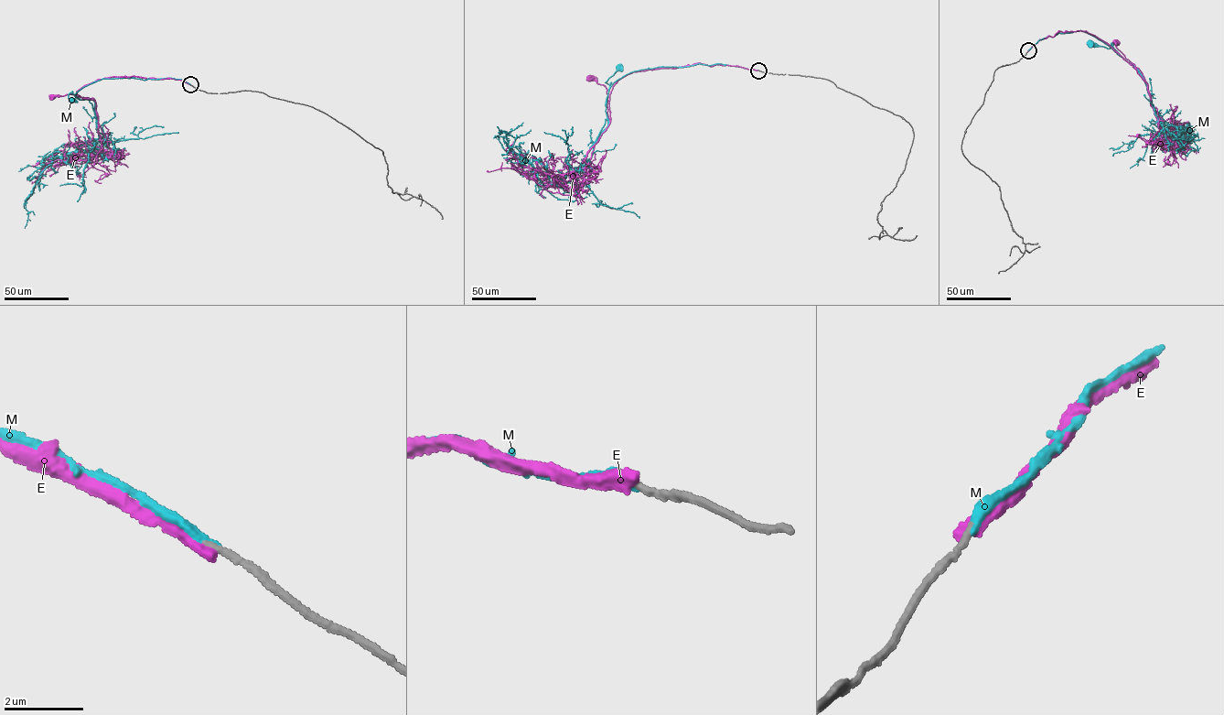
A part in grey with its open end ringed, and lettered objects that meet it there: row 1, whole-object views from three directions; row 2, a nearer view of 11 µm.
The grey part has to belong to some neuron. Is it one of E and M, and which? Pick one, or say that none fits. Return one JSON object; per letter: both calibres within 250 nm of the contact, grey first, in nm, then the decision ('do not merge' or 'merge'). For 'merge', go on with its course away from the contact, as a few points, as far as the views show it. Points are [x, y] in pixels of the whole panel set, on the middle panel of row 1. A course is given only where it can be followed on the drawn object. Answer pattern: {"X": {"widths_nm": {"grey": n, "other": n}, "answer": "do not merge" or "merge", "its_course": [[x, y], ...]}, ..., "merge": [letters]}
{"E": {"widths_nm": {"grey": 170, "other": 360}, "answer": "do not merge"}, "M": {"widths_nm": {"grey": 170, "other": 200}, "answer": "merge", "its_course": [[758, 70], [718, 63], [642, 69], [626, 74], [613, 83], [607, 96], [611, 82], [605, 82], [619, 67]]}, "merge": ["M"]}

